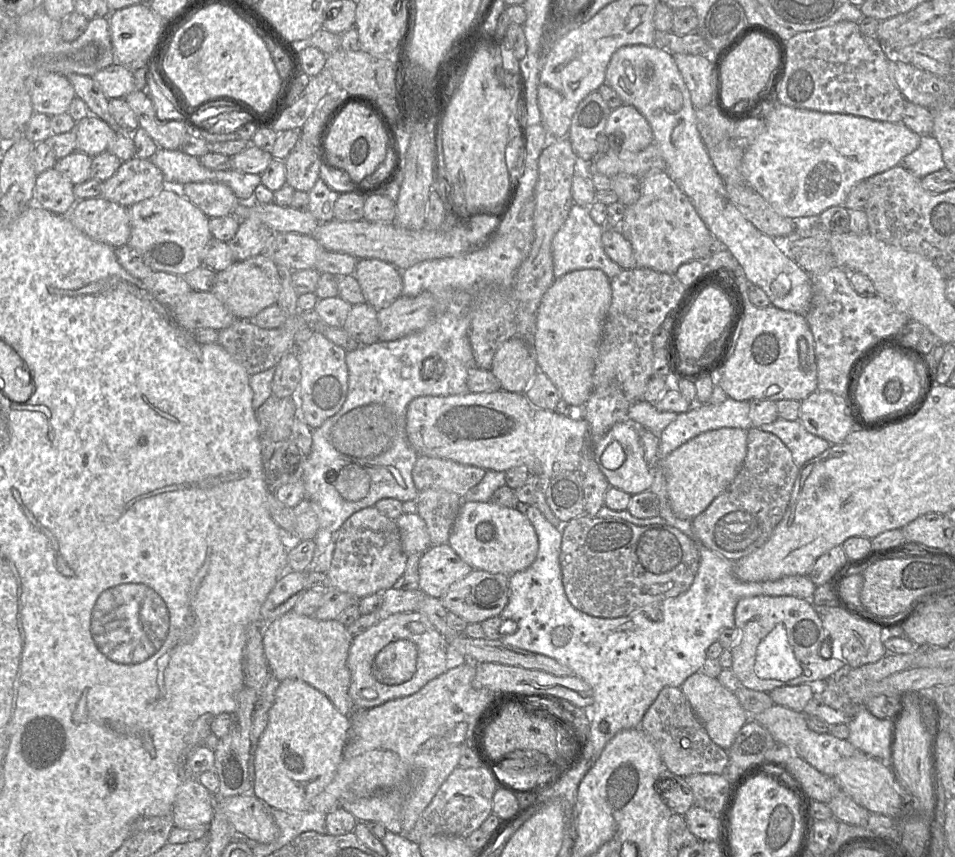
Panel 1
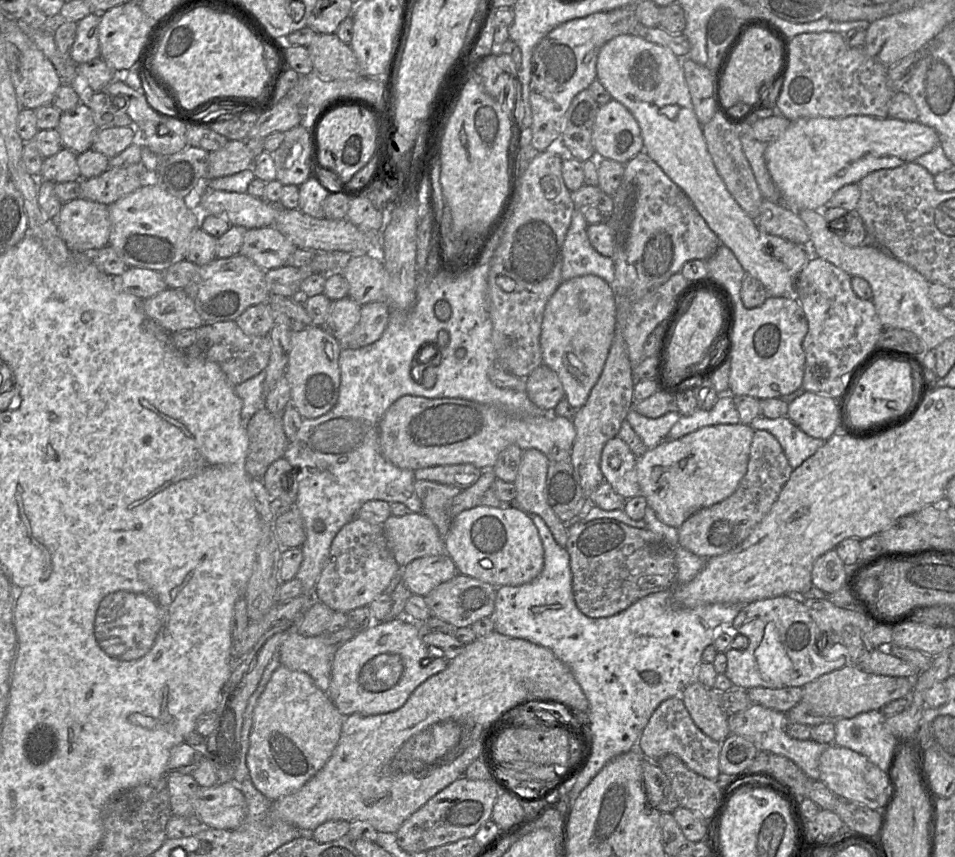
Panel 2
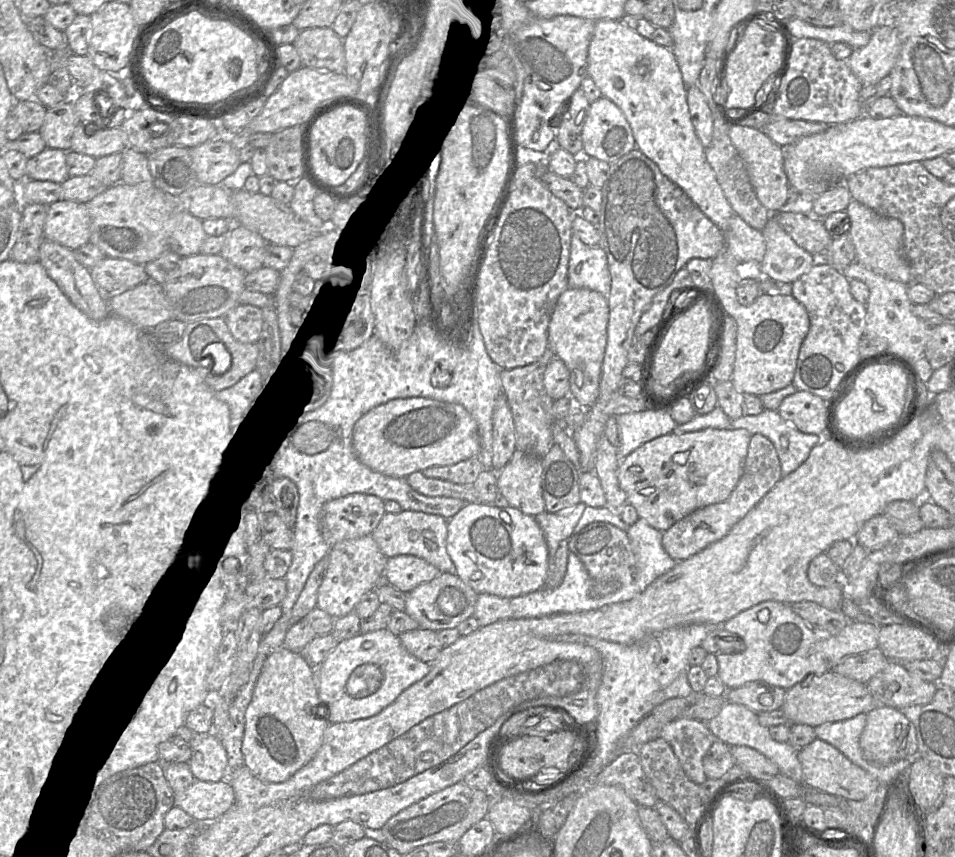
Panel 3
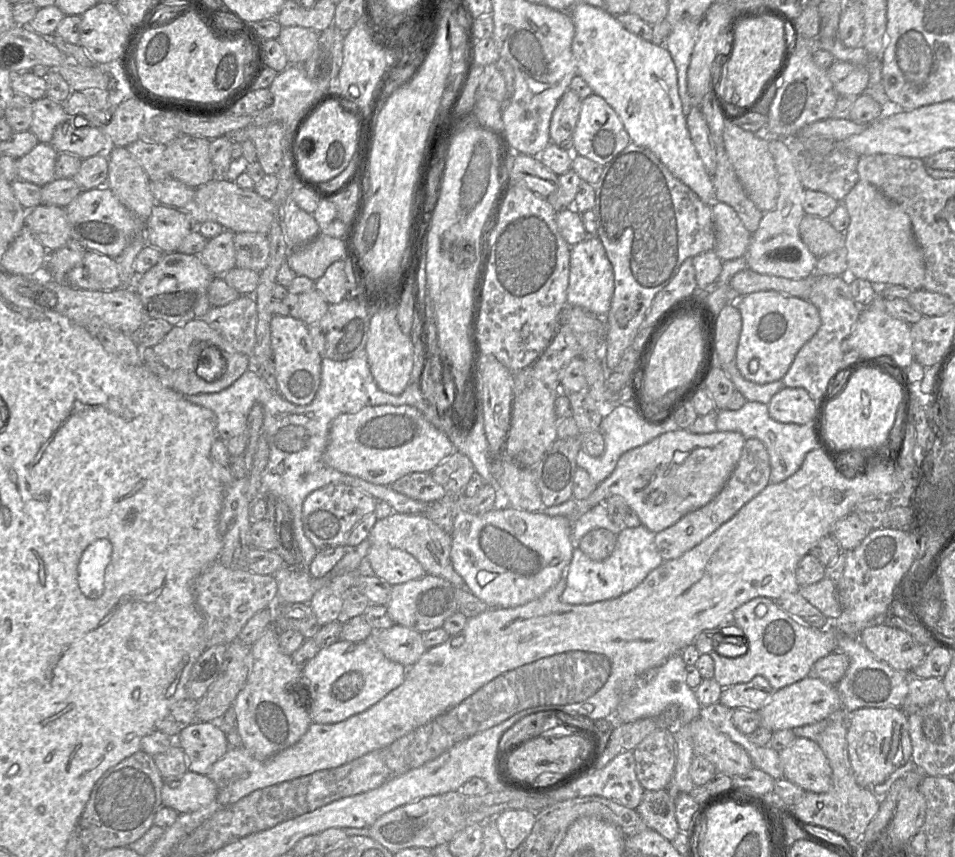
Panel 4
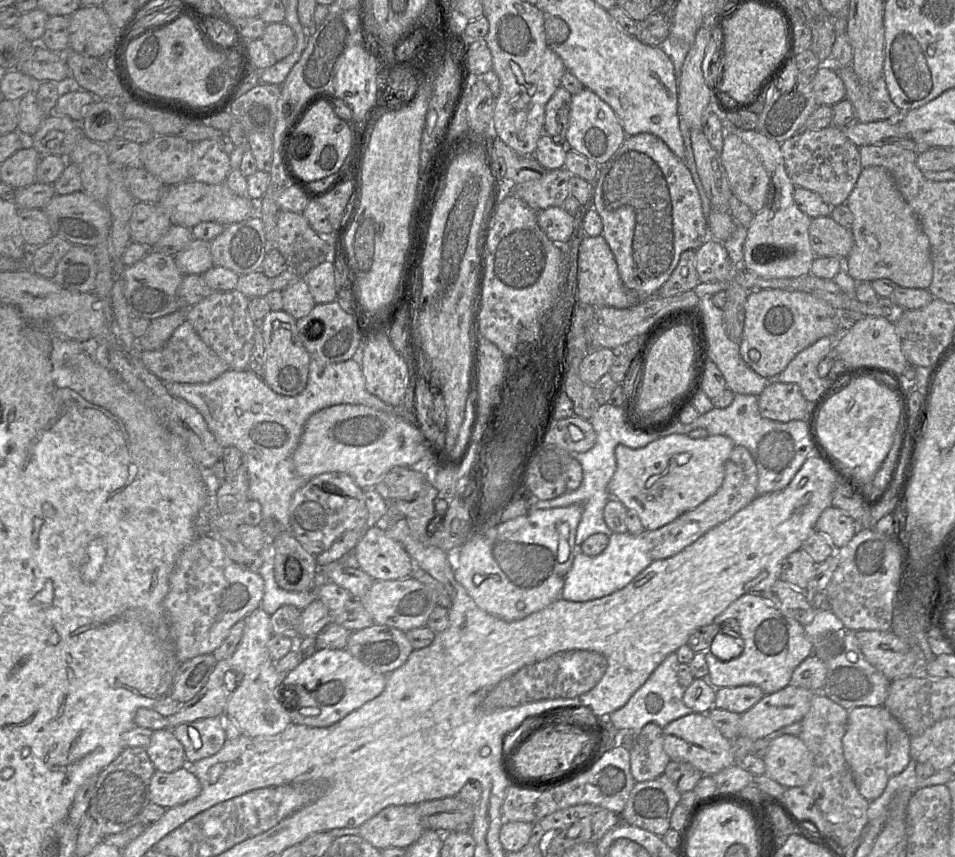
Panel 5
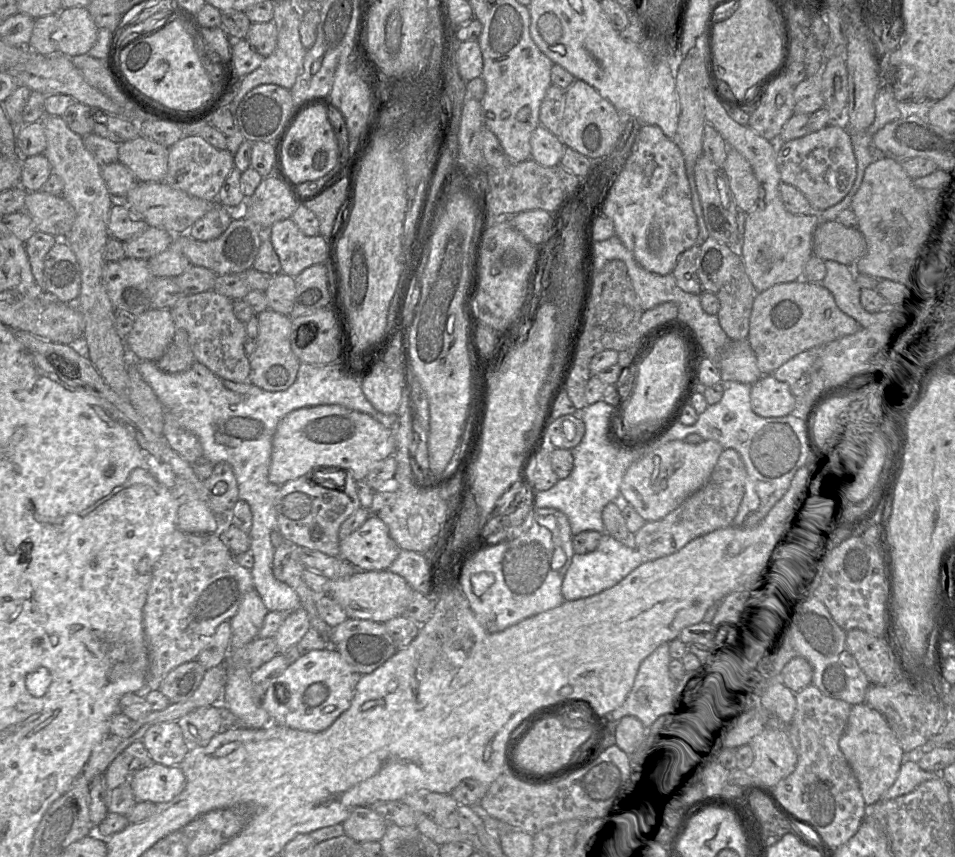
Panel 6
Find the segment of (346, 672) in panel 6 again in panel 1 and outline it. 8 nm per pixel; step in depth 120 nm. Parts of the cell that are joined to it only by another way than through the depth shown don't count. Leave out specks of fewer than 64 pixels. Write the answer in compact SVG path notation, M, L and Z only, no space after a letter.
M418 611L391 614L352 640L347 665L351 674L349 695L353 711L412 695L432 679L467 661L425 614Z

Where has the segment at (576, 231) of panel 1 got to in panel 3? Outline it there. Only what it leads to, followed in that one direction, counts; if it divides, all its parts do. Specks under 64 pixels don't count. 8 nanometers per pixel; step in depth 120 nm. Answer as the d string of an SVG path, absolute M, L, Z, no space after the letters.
M573 233L568 261L568 286L595 290L606 298L611 291L611 275L605 251L599 246L586 245Z

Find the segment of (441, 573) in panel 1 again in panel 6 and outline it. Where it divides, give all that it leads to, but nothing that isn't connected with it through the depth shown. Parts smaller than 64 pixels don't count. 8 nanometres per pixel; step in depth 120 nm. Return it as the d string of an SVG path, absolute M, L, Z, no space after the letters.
M370 515L355 532L339 543L340 556L362 571L387 570L401 552L388 526Z

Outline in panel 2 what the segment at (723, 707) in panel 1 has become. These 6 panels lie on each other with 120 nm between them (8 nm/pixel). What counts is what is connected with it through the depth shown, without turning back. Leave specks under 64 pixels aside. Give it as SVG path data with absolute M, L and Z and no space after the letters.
M693 681L680 696L696 726L705 735L721 744L731 734L728 716L711 698L710 691L711 689Z

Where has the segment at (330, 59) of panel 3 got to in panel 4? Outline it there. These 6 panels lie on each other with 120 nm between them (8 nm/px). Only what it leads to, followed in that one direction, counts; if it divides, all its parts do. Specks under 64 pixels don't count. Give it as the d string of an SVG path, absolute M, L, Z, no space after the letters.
M301 26L282 27L278 41L290 65L303 65L314 52L321 32Z

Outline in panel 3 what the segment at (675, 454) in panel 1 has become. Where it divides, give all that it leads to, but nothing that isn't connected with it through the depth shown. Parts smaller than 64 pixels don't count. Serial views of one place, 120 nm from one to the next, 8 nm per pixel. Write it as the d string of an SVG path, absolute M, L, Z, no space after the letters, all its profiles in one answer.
M706 428L687 433L672 432L641 445L623 458L618 468L619 485L627 495L627 503L634 506L639 518L663 533L695 510L725 501L743 474L751 437L744 428Z

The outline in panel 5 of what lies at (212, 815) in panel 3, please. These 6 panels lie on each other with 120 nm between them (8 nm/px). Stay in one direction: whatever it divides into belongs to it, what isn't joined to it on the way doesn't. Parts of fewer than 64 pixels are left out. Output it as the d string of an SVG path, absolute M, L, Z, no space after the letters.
M187 767L170 773L156 770L149 785L150 801L165 809L184 804L200 792L198 778Z

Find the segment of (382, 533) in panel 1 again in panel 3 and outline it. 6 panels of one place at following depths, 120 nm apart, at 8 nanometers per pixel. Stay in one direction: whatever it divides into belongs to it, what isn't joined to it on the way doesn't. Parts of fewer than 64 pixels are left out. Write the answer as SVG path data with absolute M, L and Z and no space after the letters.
M372 535L337 542L330 548L329 556L329 566L318 590L317 607L339 618L353 612L361 597L377 587L388 557L382 553Z

